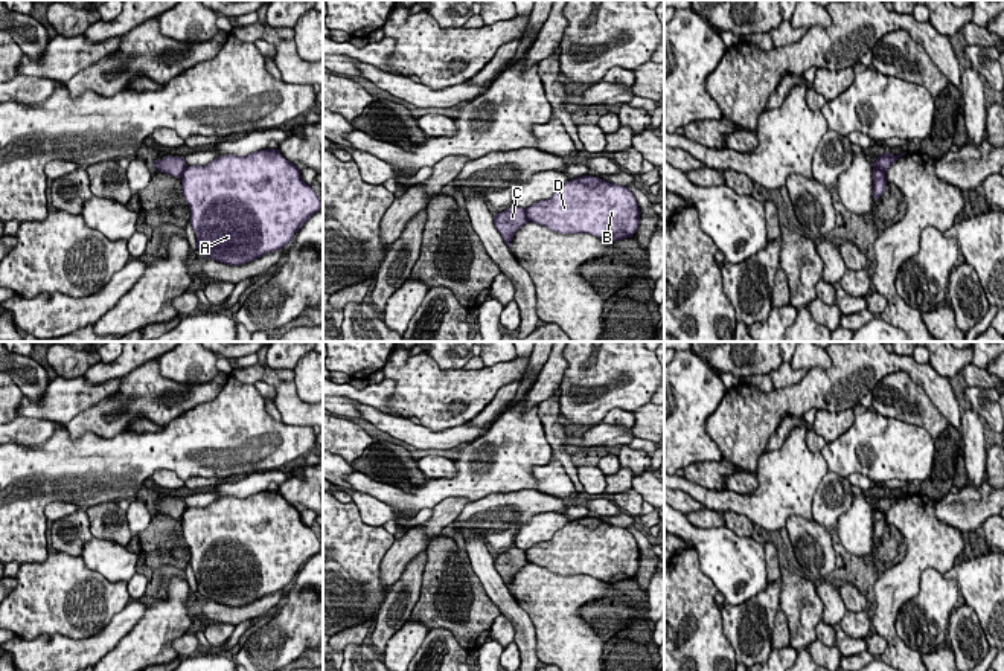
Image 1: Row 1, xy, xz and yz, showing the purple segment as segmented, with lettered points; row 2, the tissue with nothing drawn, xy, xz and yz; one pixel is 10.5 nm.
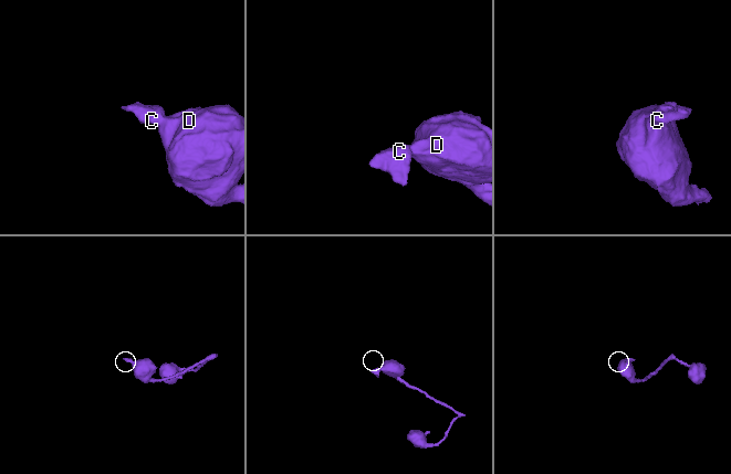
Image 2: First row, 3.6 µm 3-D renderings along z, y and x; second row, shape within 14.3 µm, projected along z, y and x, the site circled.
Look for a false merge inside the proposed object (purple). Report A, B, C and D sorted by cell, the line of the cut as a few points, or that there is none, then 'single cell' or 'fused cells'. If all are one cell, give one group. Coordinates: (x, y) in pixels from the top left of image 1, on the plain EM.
A B D / C | yz (873, 510), (885, 514) | fused cells

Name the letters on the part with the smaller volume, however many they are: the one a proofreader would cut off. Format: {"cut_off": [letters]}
{"cut_off": ["C"]}

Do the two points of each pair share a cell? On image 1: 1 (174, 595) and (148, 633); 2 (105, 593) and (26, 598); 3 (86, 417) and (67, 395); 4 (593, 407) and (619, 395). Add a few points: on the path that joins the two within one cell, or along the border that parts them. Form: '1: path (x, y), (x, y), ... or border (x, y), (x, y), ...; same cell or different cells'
1: path (174, 604), (157, 624); same cell
2: path (86, 598), (46, 598); same cell
3: border (113, 395), (104, 397), (79, 410), (66, 424); different cells
4: path (599, 401), (605, 395), (613, 395); same cell

